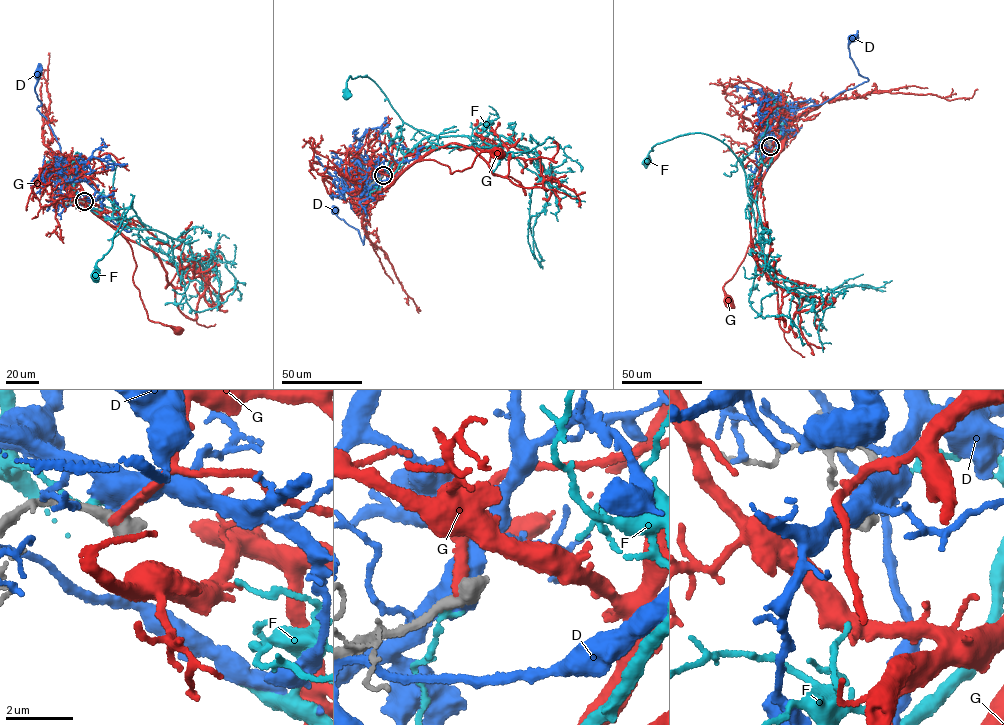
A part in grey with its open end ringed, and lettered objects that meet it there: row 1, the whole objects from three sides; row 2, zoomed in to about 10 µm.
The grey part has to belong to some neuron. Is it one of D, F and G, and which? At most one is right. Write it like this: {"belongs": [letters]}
{"belongs": []}

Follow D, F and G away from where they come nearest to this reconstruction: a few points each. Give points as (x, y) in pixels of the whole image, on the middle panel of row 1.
D: (382, 176), (374, 187), (364, 191), (349, 190), (362, 189), (368, 205), (363, 244), (358, 230), (334, 210)
F: (380, 177), (381, 184), (388, 182), (406, 152), (431, 134), (403, 121), (368, 77), (350, 76), (346, 94)
G: (381, 176), (374, 190), (417, 162), (432, 160), (451, 174), (471, 167), (479, 153), (499, 152)

